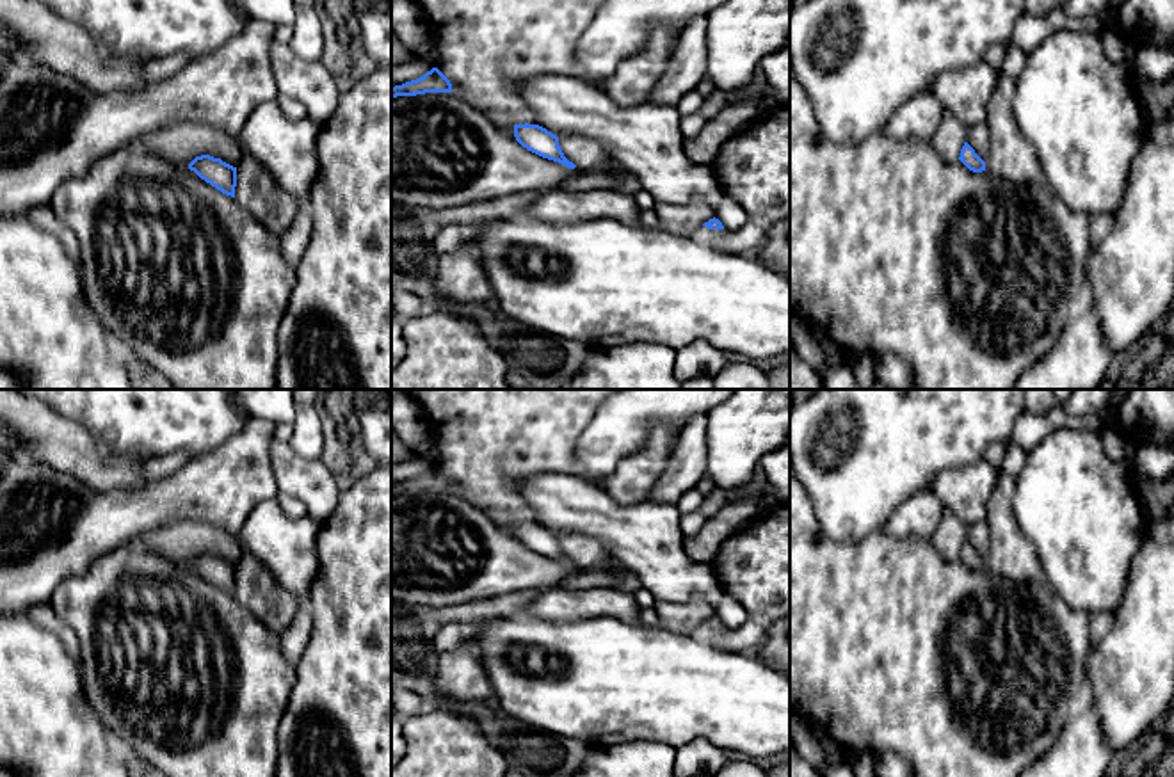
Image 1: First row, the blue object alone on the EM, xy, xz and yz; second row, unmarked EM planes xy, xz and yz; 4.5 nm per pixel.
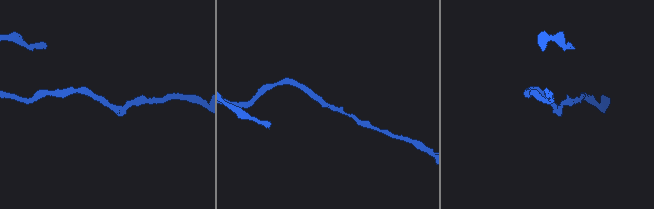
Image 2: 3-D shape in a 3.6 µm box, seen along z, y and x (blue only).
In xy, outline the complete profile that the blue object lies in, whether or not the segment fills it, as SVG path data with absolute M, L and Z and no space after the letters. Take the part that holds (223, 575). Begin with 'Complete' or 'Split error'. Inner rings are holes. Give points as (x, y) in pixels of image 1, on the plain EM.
Complete. M201 553L189 562L189 567L222 592L235 596L237 565L221 557Z

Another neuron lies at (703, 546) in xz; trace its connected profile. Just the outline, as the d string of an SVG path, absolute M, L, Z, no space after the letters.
M763 496L742 498L722 507L708 517L704 526L692 537L683 537L687 555L703 565L712 565L722 542L745 528L758 514Z

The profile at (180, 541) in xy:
M203 521L171 523L144 533L139 544L181 565L189 565L189 562L201 553L221 557L237 565L244 551L237 535Z

